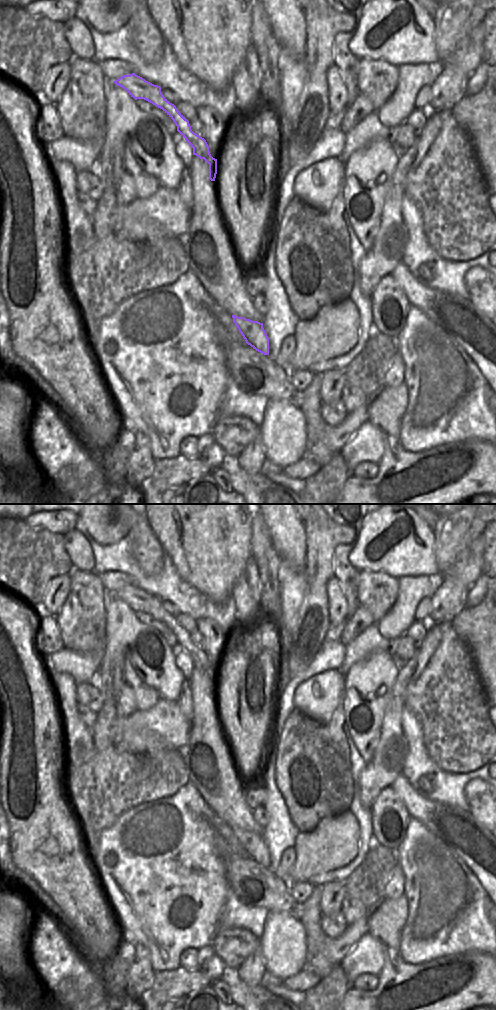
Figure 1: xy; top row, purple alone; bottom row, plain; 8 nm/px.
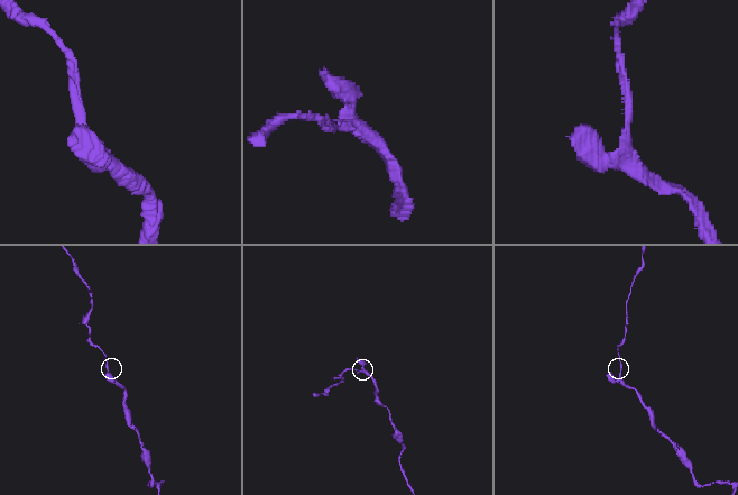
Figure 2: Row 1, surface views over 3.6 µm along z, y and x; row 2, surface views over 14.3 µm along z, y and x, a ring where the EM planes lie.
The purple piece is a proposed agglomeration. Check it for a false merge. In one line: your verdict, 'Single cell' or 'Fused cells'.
Single cell

